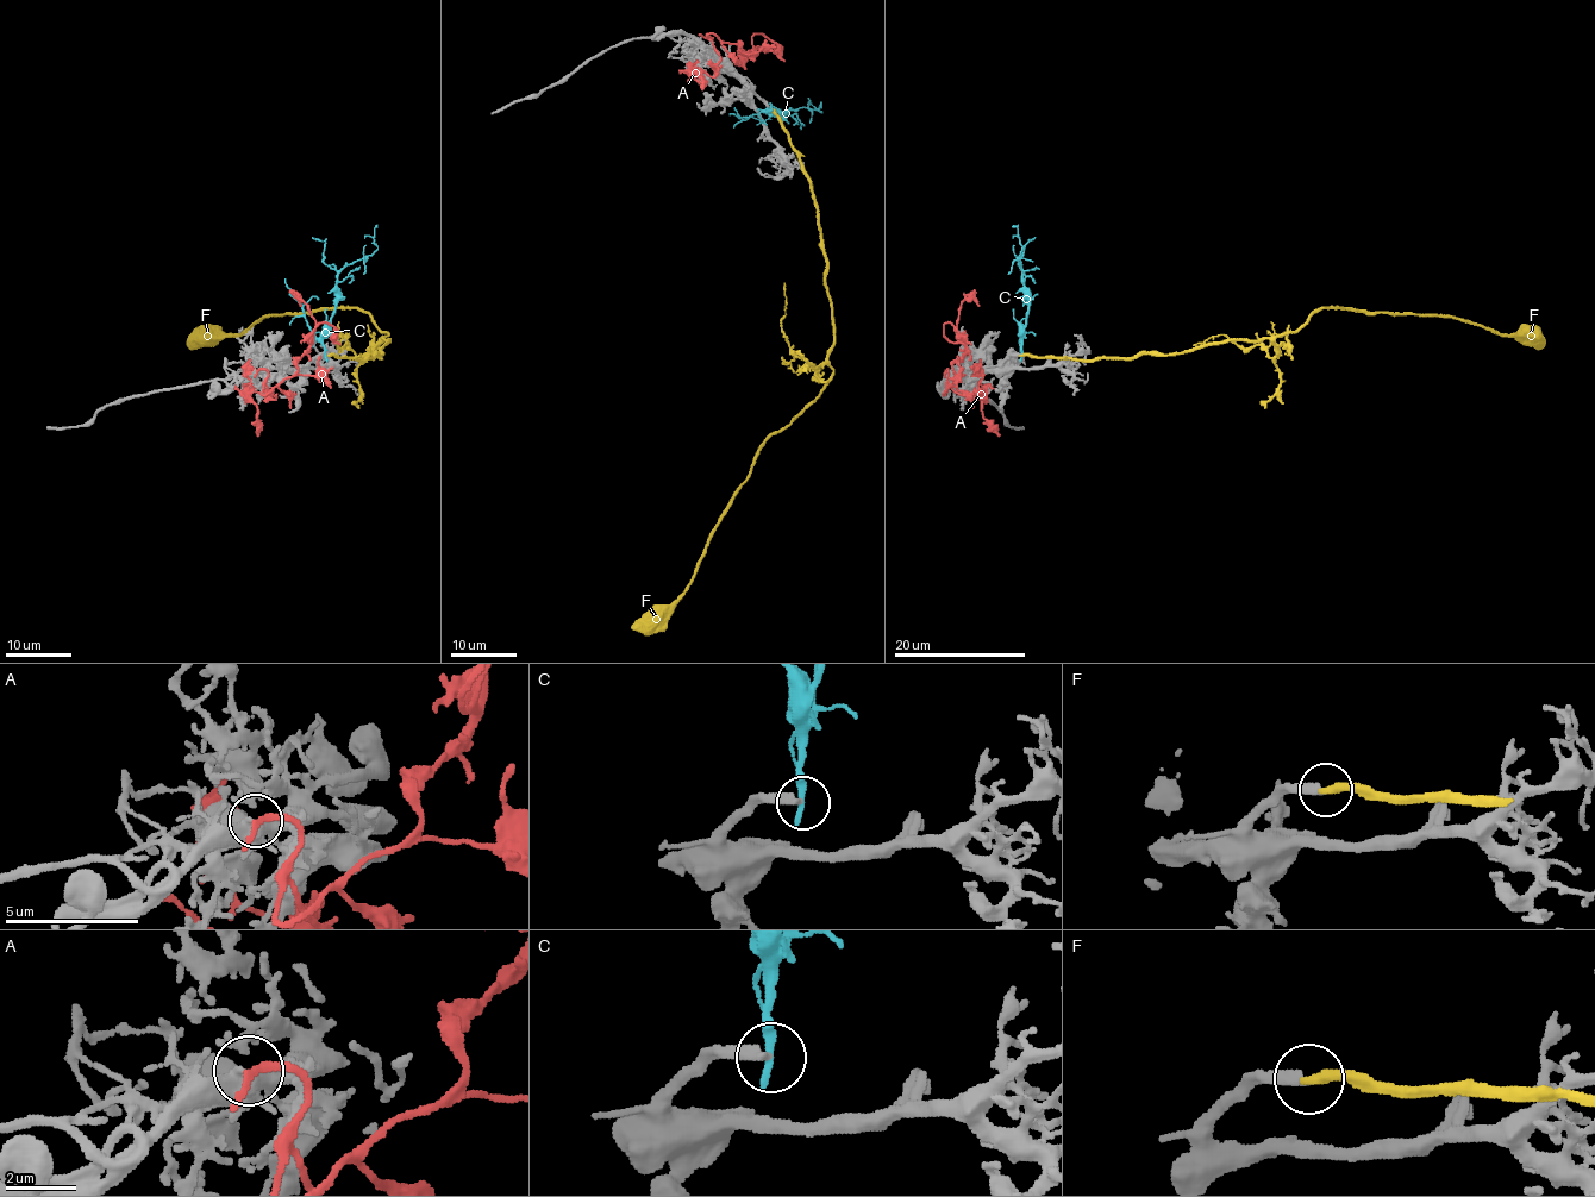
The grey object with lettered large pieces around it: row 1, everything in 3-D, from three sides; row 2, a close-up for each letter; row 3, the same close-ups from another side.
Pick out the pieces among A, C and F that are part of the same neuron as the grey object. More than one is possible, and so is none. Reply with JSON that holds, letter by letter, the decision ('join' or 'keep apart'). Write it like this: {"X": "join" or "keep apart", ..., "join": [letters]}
{"A": "keep apart", "C": "keep apart", "F": "join", "join": ["F"]}

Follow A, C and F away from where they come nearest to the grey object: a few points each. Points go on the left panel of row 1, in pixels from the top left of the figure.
A: (257, 370), (267, 371), (269, 393), (295, 371), (321, 323), (339, 344)
C: (325, 355), (323, 328), (335, 309), (336, 275), (377, 249), (374, 230), (377, 226)
F: (327, 355), (373, 358), (388, 334), (356, 308), (321, 308), (269, 314), (246, 331), (196, 336), (187, 345)

